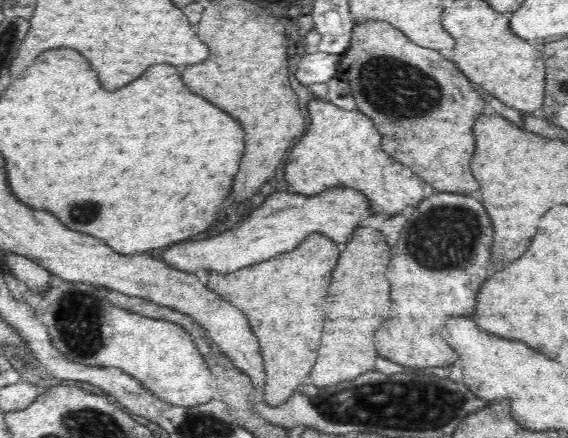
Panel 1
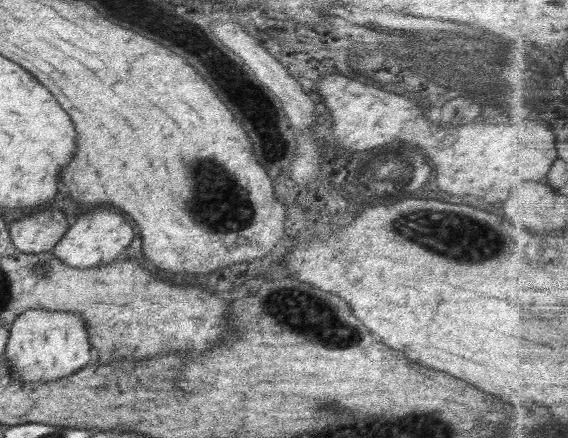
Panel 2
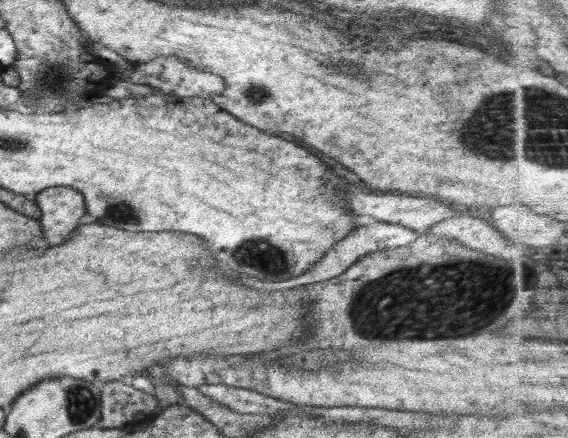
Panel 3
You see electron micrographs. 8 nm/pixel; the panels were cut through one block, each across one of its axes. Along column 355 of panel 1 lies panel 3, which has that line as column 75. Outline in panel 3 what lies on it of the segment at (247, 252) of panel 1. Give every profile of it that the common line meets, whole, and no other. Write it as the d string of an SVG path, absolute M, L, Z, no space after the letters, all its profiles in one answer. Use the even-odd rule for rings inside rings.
M54 186L48 190L41 190L34 197L40 211L42 211L39 221L42 223L42 231L44 231L42 238L45 245L64 244L70 238L70 234L79 226L80 218L86 214L84 195L74 188L68 188L68 186Z

